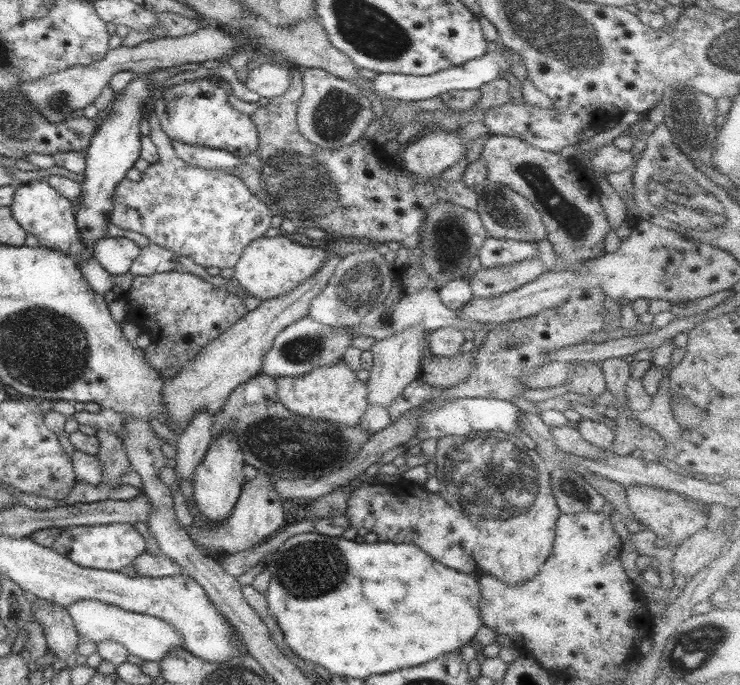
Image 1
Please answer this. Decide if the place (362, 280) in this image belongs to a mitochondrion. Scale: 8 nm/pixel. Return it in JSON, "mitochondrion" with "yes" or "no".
{"mitochondrion":"yes"}

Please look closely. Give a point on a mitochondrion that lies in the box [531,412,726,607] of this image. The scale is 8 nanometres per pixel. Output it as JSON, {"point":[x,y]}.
{"point":[573,490]}

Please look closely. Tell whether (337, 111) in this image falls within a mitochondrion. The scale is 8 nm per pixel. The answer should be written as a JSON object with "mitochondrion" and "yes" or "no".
{"mitochondrion":"yes"}

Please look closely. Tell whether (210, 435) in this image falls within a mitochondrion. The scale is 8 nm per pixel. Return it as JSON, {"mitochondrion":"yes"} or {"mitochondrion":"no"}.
{"mitochondrion":"no"}

